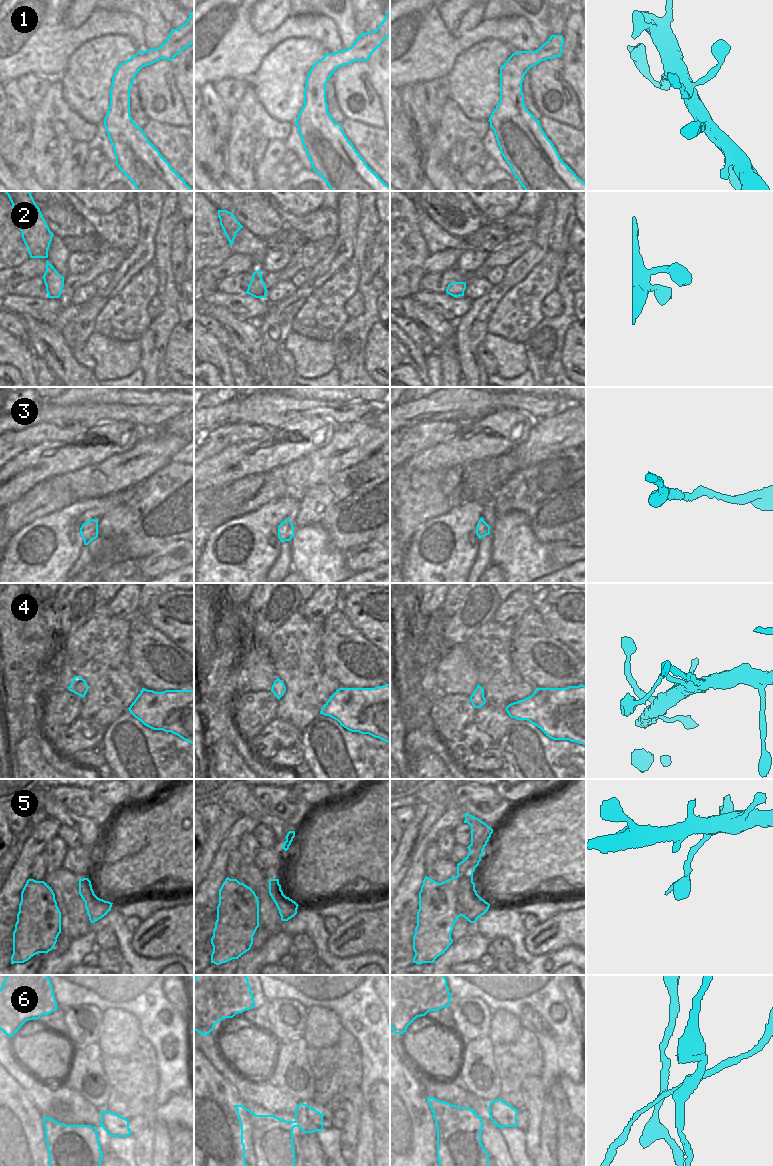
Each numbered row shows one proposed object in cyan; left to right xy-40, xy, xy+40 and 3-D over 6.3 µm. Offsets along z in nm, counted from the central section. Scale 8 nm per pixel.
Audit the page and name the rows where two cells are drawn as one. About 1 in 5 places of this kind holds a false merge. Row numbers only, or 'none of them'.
6

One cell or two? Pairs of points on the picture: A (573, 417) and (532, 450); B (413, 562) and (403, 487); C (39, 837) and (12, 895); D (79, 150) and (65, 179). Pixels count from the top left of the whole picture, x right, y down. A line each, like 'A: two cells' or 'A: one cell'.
A: one cell
B: two cells
C: one cell
D: one cell

